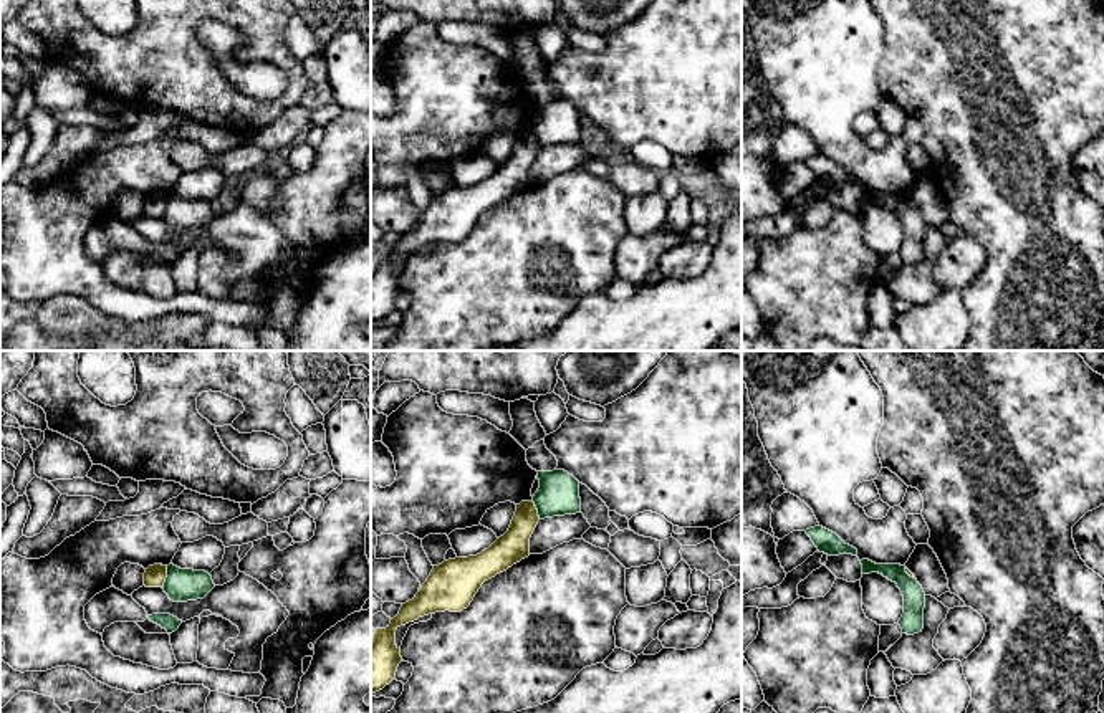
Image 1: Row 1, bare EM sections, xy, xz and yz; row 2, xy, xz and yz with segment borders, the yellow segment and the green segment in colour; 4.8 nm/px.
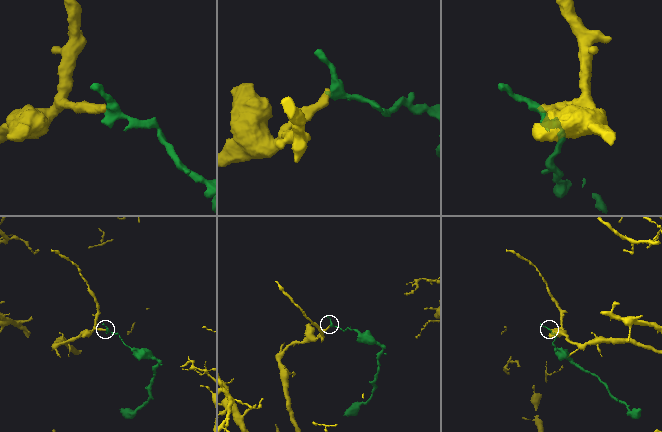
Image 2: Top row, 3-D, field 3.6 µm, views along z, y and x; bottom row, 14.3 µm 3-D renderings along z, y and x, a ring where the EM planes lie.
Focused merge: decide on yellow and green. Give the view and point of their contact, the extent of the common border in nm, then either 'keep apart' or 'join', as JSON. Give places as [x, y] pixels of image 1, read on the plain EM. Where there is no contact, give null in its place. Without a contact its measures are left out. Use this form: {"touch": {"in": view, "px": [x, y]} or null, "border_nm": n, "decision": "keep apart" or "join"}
{"touch": {"in": "xy", "px": [166, 205]}, "border_nm": 110, "decision": "keep apart"}

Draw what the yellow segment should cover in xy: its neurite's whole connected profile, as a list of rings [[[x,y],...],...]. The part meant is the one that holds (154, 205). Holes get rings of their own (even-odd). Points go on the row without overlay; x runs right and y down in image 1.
[[[162,194],[149,195],[144,202],[144,215],[164,217],[166,207],[167,207],[167,195]]]

